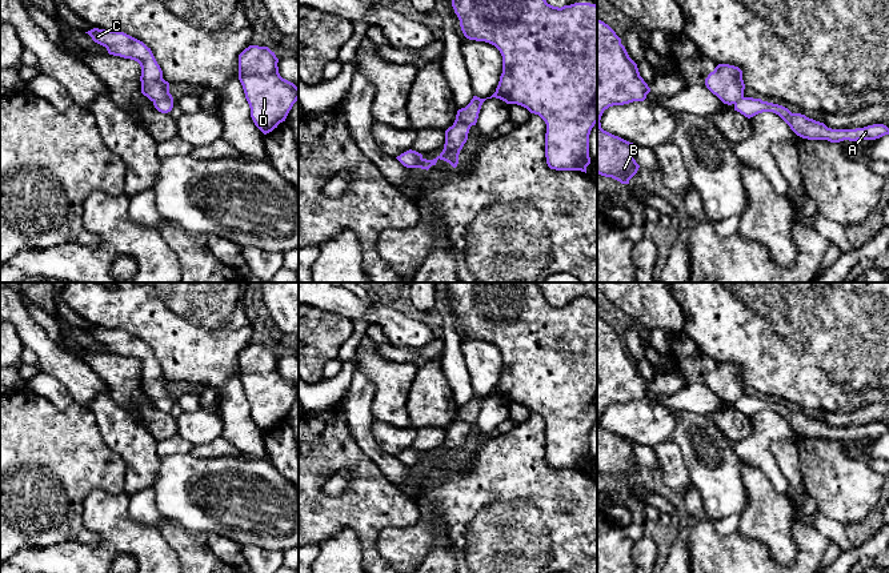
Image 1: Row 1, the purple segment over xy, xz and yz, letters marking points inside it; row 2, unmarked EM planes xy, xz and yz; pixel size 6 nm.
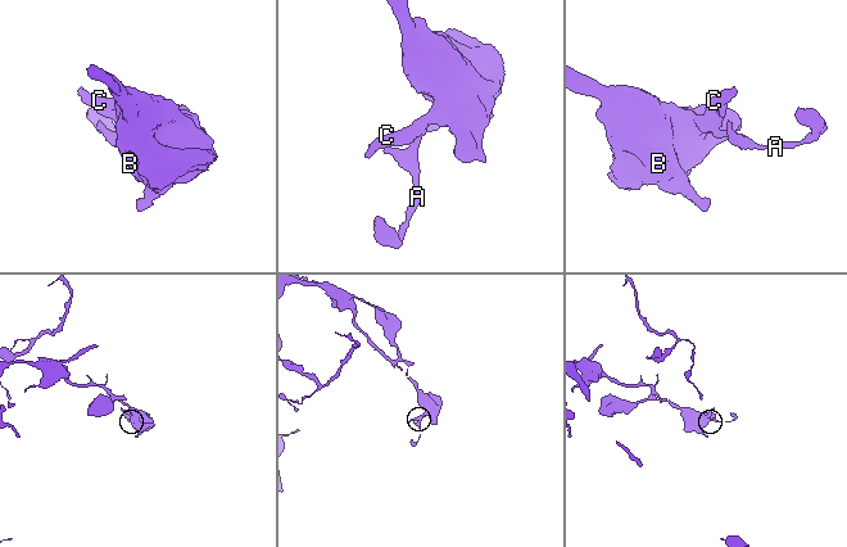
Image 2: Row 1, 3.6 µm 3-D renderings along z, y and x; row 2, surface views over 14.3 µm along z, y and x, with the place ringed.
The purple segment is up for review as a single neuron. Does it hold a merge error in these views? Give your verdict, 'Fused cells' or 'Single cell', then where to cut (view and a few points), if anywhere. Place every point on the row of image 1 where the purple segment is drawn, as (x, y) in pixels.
Fused cells. Split along xy (172, 101), (156, 100), (153, 103)

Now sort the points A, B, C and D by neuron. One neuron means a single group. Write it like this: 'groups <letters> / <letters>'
groups A / B C D

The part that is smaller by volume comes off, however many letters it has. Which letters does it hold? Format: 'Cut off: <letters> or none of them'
Cut off: A

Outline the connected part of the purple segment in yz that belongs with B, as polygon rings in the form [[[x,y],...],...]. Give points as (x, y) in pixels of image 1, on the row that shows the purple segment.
[[[597,19],[597,173],[621,184],[637,173],[634,144],[601,128],[601,116],[613,105],[644,101],[650,88],[640,76],[621,39]]]

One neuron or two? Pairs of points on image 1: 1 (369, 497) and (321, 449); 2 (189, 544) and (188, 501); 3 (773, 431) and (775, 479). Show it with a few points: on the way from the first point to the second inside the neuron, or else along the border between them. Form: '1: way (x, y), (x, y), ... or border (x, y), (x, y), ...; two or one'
1: way (367, 481), (337, 451); one
2: border (164, 516), (197, 535); two
3: way (764, 443), (764, 460), (769, 467); one

